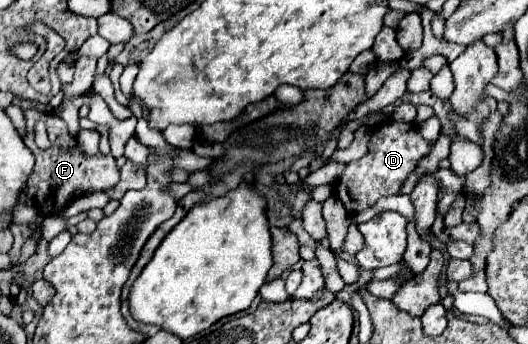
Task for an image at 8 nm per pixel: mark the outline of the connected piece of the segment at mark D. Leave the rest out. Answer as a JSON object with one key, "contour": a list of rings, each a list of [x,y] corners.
{"contour":[[[386,122],[374,128],[368,154],[362,160],[346,164],[342,178],[336,184],[336,196],[342,200],[348,214],[358,214],[370,206],[374,206],[380,198],[400,194],[406,178],[418,168],[418,162],[430,154],[434,148],[432,142],[424,140],[414,124],[406,122]]]}

